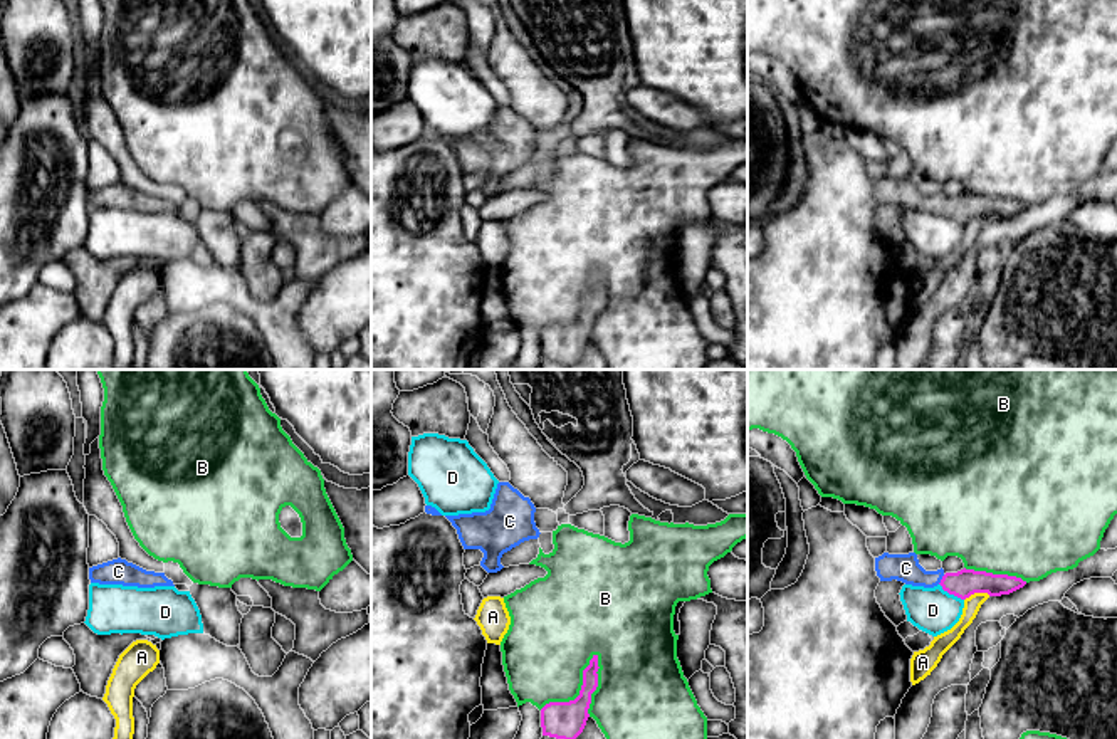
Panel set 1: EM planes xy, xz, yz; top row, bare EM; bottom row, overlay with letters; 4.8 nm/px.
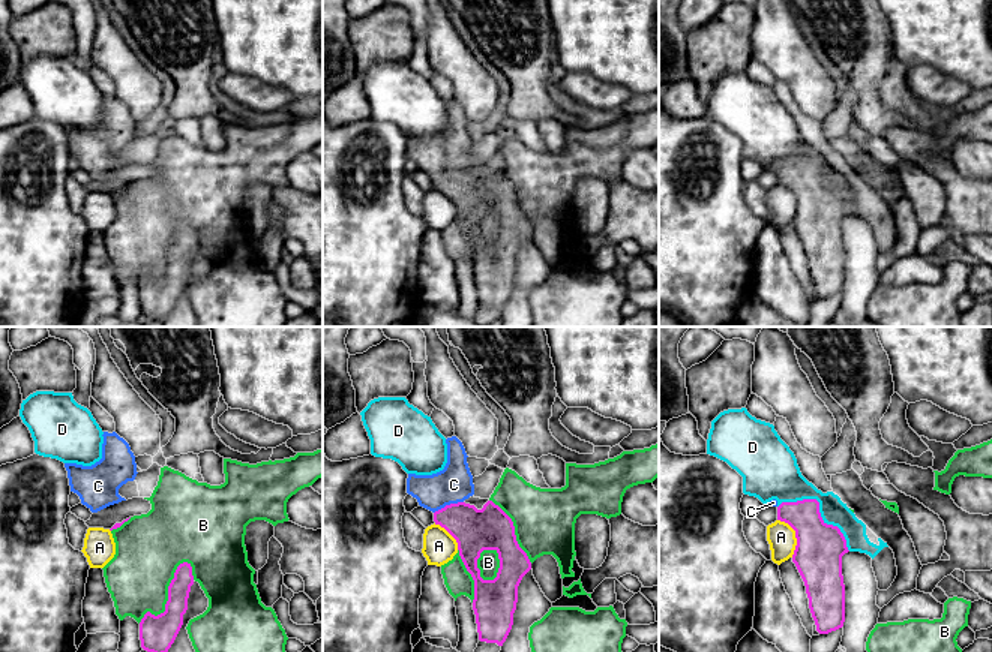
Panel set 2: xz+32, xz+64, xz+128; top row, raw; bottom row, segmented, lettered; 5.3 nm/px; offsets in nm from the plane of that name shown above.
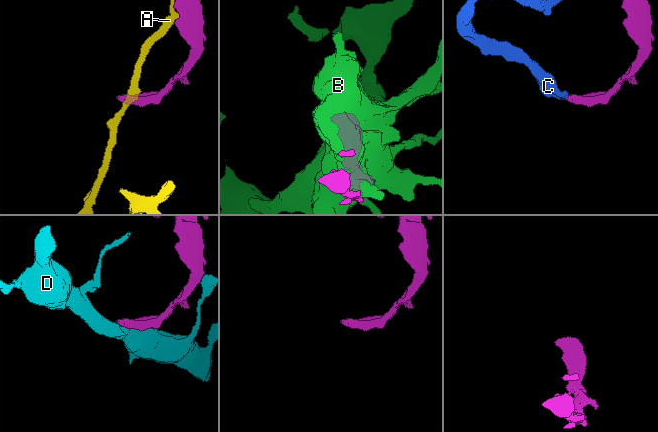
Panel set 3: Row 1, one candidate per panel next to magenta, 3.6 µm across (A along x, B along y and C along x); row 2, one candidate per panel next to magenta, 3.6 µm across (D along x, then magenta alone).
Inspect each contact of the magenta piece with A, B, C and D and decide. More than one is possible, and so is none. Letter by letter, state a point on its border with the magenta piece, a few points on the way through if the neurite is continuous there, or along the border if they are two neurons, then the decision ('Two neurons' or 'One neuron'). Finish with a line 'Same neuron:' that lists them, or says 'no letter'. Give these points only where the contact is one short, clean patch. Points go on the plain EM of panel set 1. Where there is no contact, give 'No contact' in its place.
A: Touches magenta at yz (976, 215). Two neurons
B: Touches magenta at xz (580, 316). Two neurons
C: Touches magenta at yz (941, 204). Path across: yz (963, 207), (941, 204), (921, 202), (906, 192). One neuron
D: Touches magenta at yz (951, 217). Two neurons
Same neuron: C

